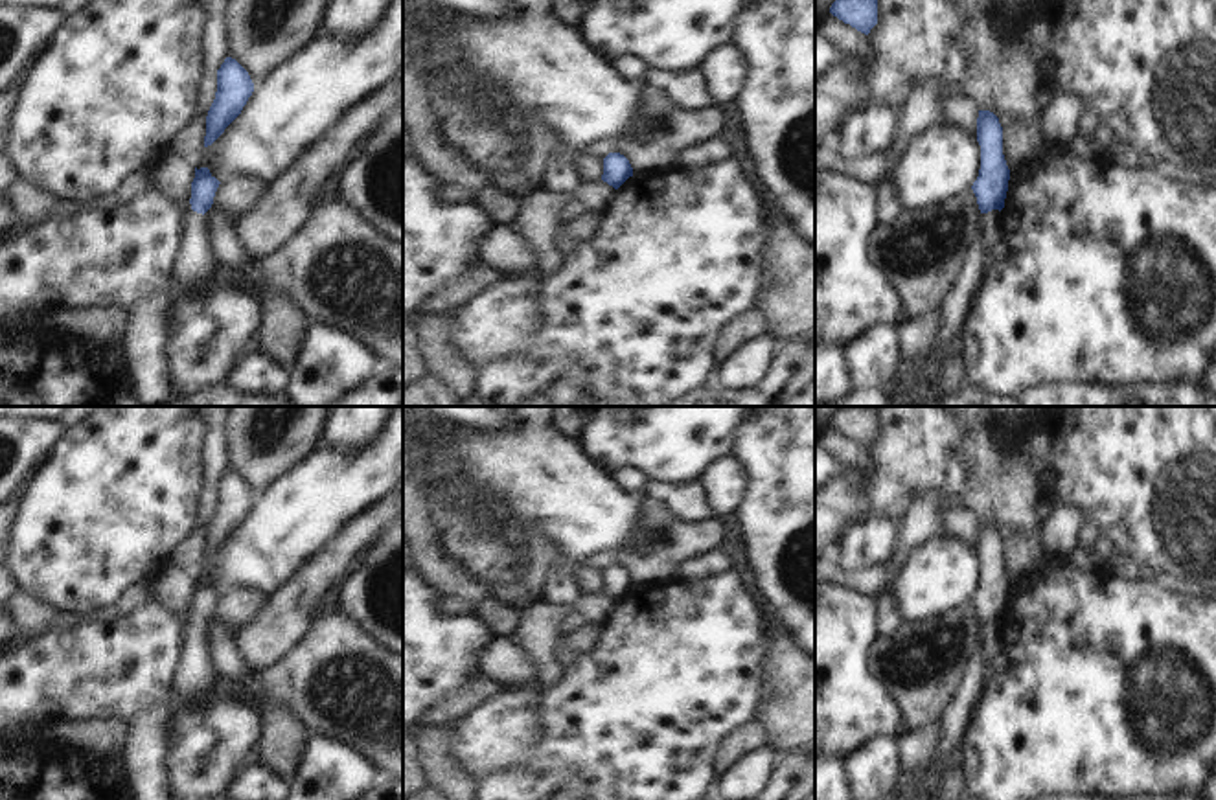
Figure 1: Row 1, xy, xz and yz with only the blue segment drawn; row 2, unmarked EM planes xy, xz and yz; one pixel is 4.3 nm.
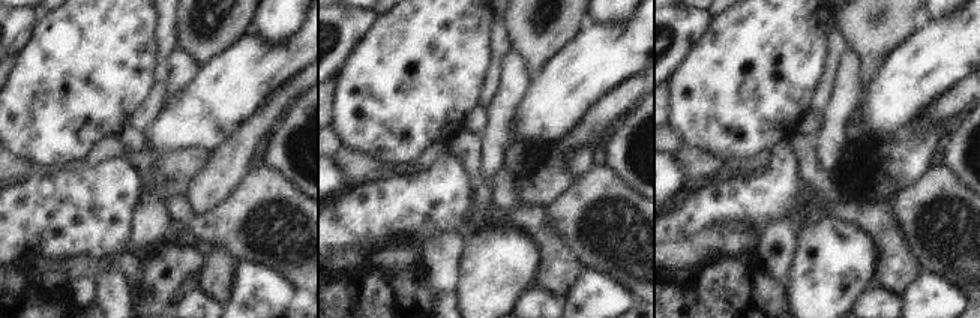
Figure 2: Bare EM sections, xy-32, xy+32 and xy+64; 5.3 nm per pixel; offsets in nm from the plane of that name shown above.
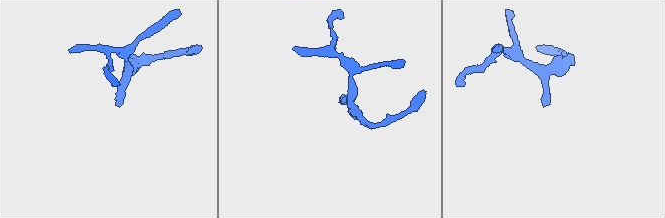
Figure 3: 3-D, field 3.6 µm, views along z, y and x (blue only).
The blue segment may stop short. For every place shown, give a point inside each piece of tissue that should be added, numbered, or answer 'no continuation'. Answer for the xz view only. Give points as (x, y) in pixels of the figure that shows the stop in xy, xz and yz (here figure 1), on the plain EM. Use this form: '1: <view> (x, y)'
no continuation

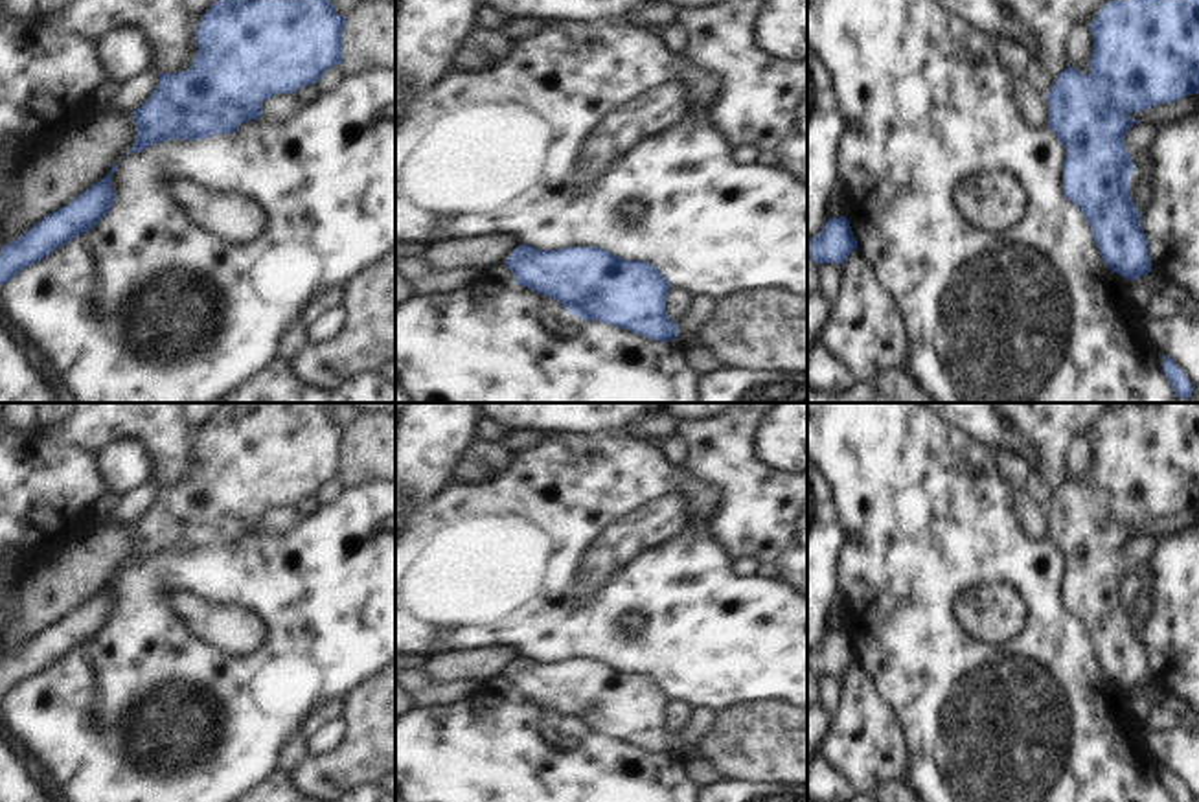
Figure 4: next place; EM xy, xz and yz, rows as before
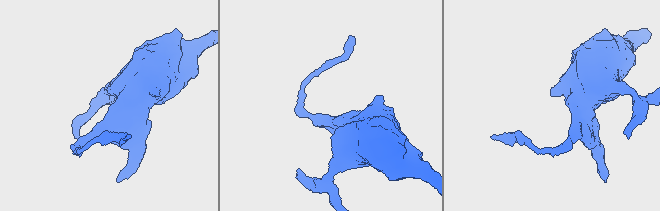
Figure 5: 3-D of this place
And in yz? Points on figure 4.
no continuation

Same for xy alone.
no continuation

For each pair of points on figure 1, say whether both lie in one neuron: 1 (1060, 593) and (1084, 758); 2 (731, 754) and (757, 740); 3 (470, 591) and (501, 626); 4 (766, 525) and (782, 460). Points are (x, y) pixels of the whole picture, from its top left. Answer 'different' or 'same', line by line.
1: same
2: same
3: different
4: same

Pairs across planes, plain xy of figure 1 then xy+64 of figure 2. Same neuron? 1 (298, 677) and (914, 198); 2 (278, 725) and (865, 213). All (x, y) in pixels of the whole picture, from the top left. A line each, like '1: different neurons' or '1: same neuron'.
1: same neuron
2: same neuron

